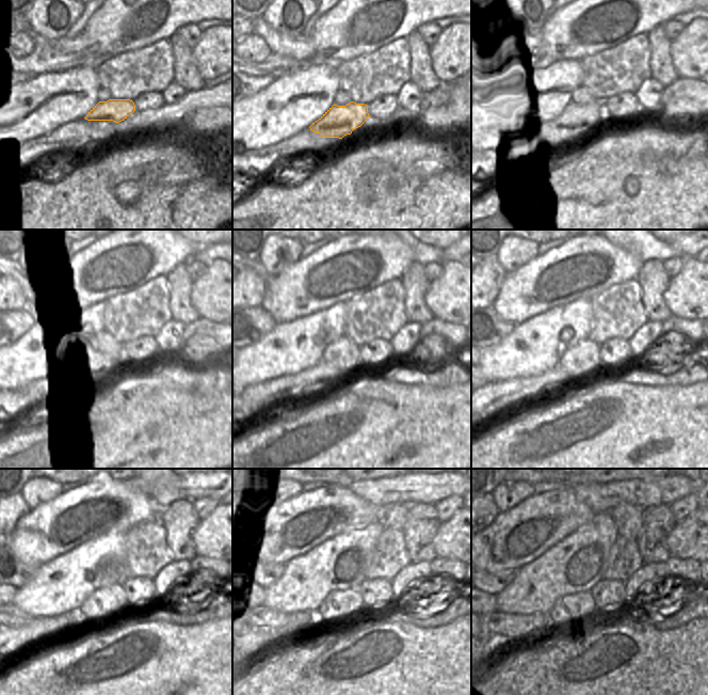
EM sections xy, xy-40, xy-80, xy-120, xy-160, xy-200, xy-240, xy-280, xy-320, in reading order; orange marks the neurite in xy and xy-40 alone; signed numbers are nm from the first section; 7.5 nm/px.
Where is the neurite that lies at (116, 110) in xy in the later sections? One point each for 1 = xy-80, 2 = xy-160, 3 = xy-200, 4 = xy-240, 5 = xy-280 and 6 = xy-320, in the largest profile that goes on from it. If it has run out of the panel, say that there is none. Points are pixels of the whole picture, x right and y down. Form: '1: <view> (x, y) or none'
1: xy-80 (582, 122)
2: xy-160 (309, 380)
3: xy-200 (494, 397)
4: xy-240 (16, 641)
5: xy-280 (254, 641)
6: xy-320 (498, 642)

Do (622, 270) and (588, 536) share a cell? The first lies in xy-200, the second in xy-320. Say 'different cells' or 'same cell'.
different cells

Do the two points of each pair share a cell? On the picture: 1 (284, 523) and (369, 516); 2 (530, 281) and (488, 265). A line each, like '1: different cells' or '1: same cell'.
1: same cell
2: different cells

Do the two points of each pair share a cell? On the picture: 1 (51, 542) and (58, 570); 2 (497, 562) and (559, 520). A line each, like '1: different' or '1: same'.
1: different
2: same

